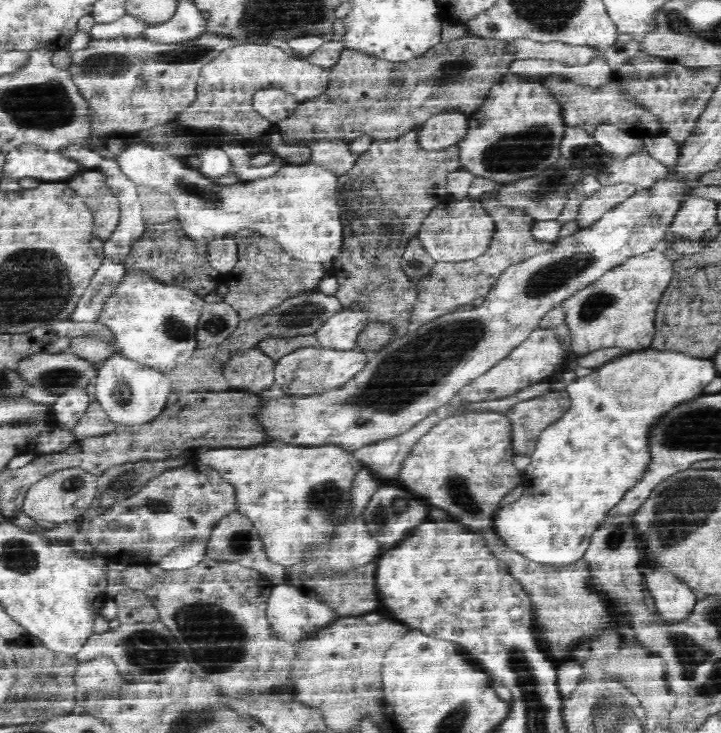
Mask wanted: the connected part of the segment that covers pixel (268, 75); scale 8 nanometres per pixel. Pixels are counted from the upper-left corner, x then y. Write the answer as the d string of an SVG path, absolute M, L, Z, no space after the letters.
M265 41L234 43L210 62L204 63L197 78L197 98L192 106L181 113L173 124L188 124L198 128L208 128L214 132L226 132L234 138L224 136L226 140L254 140L270 128L270 122L252 108L251 96L255 90L264 87L276 87L289 94L298 103L316 99L327 89L329 68L322 68L304 59L289 56L282 48Z

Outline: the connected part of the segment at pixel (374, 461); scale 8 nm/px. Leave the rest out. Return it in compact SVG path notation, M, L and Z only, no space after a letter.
M440 410L438 416L430 416L426 420L417 422L412 430L406 430L404 434L354 449L351 452L352 458L362 466L372 469L380 478L382 476L392 478L396 476L396 470L400 468L401 460L408 452L409 446L424 434L424 430L428 430L428 426L432 426L442 416L447 417L448 414Z

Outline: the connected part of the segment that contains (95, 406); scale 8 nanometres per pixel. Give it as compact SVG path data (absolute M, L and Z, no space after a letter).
M95 400L90 401L90 404L79 416L76 424L68 430L70 430L74 439L82 440L88 438L88 436L96 437L100 436L100 434L106 434L106 432L112 432L112 430L116 430L116 426L118 426L118 423L114 422L108 416L104 407Z

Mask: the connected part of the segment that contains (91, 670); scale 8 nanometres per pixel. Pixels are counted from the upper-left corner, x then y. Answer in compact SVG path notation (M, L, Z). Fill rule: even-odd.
M98 654L92 660L78 662L80 664L77 664L76 684L80 688L80 702L86 702L86 696L94 692L112 694L112 697L120 696L124 694L124 686L130 686L130 680L120 674L115 661L106 654Z

